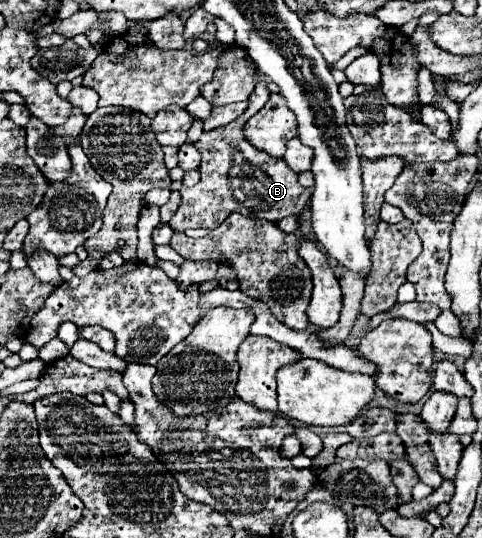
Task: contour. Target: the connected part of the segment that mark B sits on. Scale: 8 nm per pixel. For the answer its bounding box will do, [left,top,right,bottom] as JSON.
[168,80,310,232]

